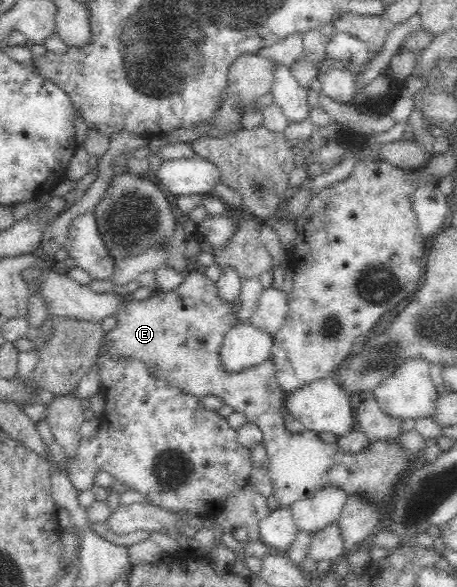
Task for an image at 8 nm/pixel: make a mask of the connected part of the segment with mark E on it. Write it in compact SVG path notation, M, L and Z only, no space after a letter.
M62 267L53 268L46 273L42 289L44 289L47 311L54 317L69 319L104 319L111 315L116 317L117 325L101 337L97 355L109 356L115 360L139 360L156 383L163 382L169 388L175 388L179 392L196 398L215 395L225 405L229 405L233 411L243 412L247 421L257 425L262 431L262 444L270 459L269 471L274 497L279 508L289 508L293 502L310 498L322 489L337 488L343 491L347 499L363 500L367 507L375 508L380 522L385 519L385 513L390 515L398 489L406 484L411 473L423 462L420 453L413 454L404 449L405 440L402 436L369 441L361 450L351 454L340 450L335 442L323 441L318 433L311 430L304 429L299 433L289 433L282 422L284 416L283 391L276 378L277 366L272 356L262 361L258 368L247 369L239 373L227 373L219 367L219 352L217 351L219 351L219 345L223 343L224 334L235 325L231 315L237 301L231 305L219 302L219 298L215 296L215 284L201 269L193 268L185 273L185 276L183 283L173 291L159 292L145 300L131 300L128 303L122 303L121 297L114 293L100 294L92 291L89 286L81 285L78 281L71 279Z

